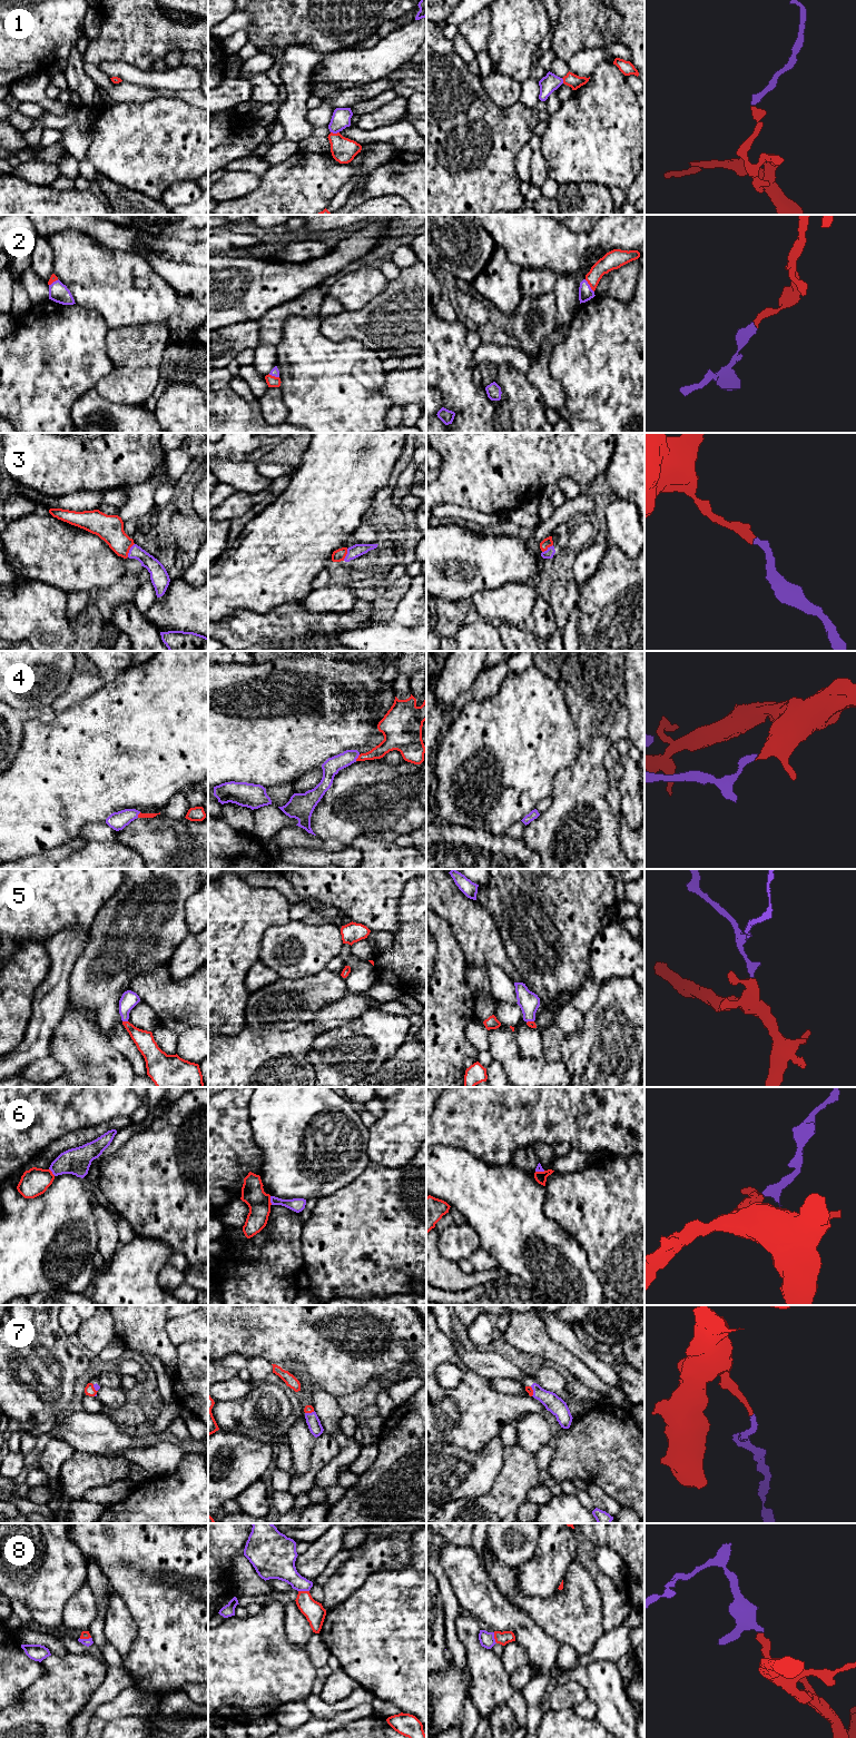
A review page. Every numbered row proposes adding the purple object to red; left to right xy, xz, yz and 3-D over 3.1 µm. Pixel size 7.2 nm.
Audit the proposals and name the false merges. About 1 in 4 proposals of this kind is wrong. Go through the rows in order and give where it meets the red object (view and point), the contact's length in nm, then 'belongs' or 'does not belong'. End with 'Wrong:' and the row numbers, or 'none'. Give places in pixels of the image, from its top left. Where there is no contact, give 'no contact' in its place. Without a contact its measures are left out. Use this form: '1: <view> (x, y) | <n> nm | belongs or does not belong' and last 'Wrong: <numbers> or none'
1: xz (335, 134) | 60 nm | belongs
2: yz (590, 286) | 120 nm | belongs
3: xy (129, 549) | 120 nm | belongs
4: xz (357, 758) | 60 nm | belongs
5: xy (125, 1021) | 40 nm | belongs
6: xz (269, 1201) | 70 nm | does not belong
7: yz (532, 1391) | 70 nm | belongs
8: xz (304, 1591) | 80 nm | belongs
Wrong: 6

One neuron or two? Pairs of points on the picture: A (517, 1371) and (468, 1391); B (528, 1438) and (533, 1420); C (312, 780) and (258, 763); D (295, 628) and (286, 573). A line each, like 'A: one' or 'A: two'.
A: two
B: one
C: two
D: two

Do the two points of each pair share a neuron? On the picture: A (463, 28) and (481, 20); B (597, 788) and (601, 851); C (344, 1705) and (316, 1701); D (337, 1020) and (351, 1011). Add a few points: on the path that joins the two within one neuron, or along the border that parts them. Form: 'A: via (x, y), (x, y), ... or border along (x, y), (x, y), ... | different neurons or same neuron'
A: via (468, 28), (473, 28), (476, 25) | same neuron
B: via (597, 803), (601, 836) | same neuron
C: via (337, 1708), (323, 1708) | same neuron
D: via (341, 1017), (347, 1011) | same neuron

